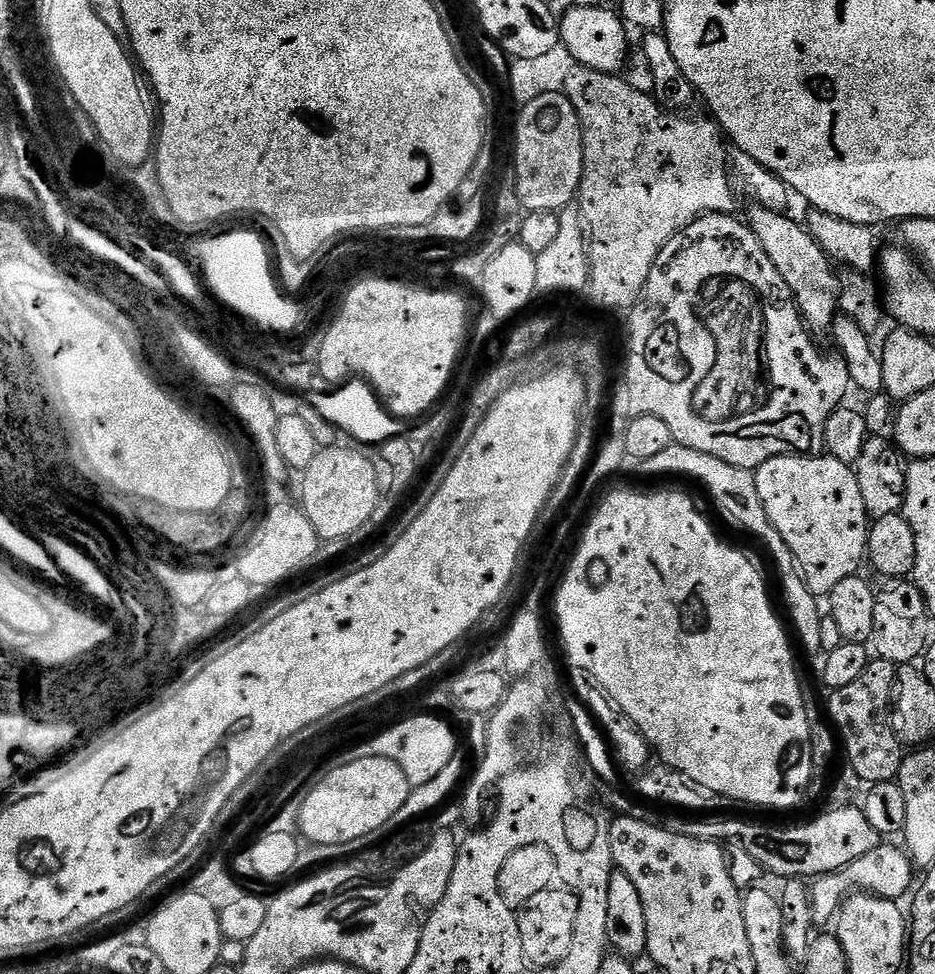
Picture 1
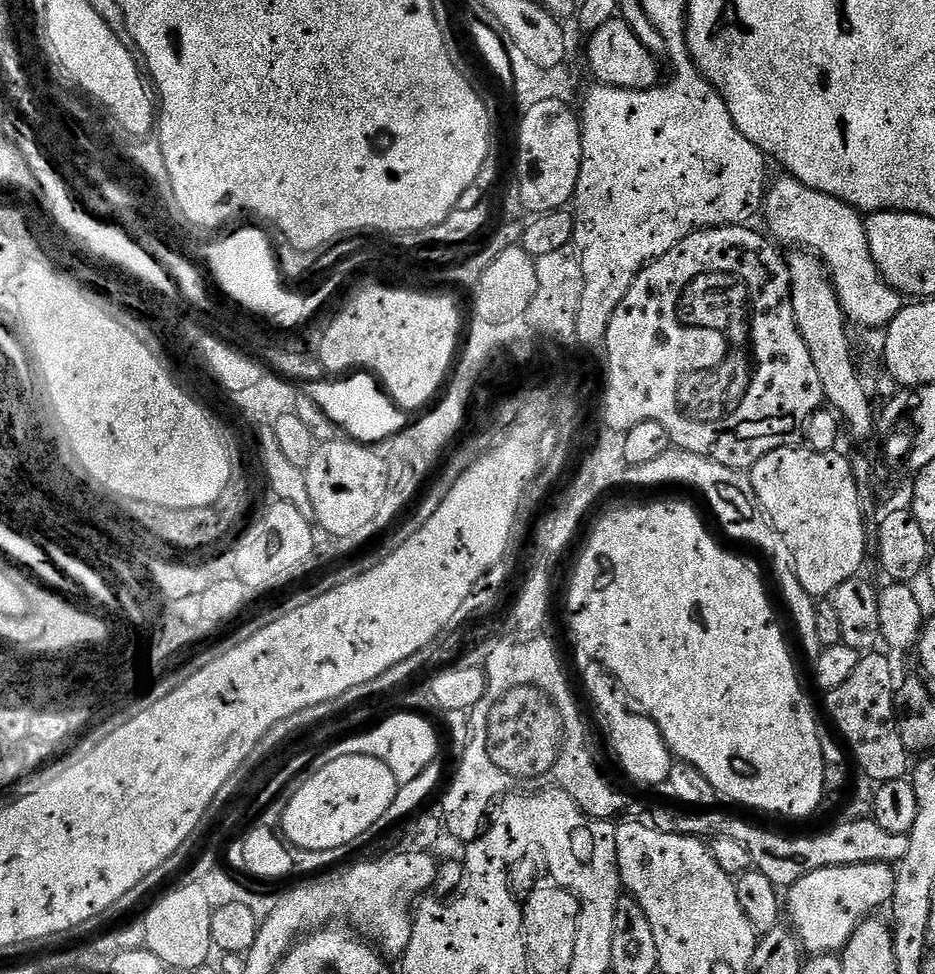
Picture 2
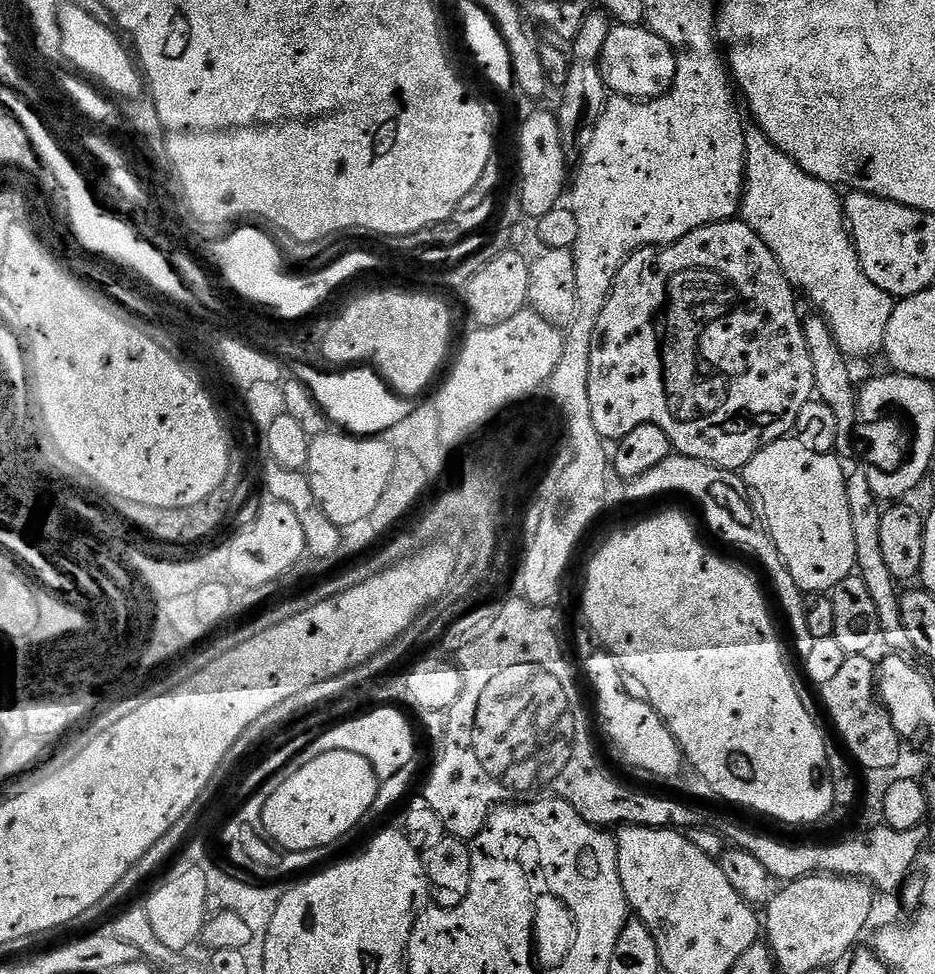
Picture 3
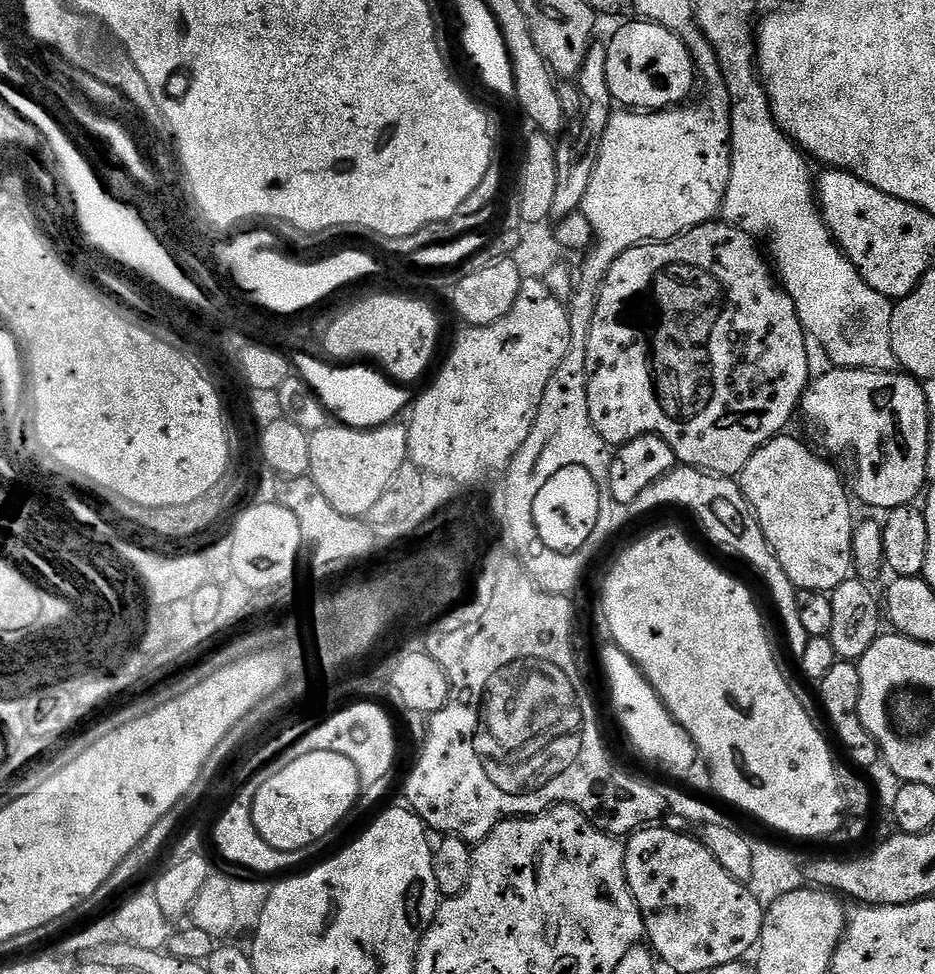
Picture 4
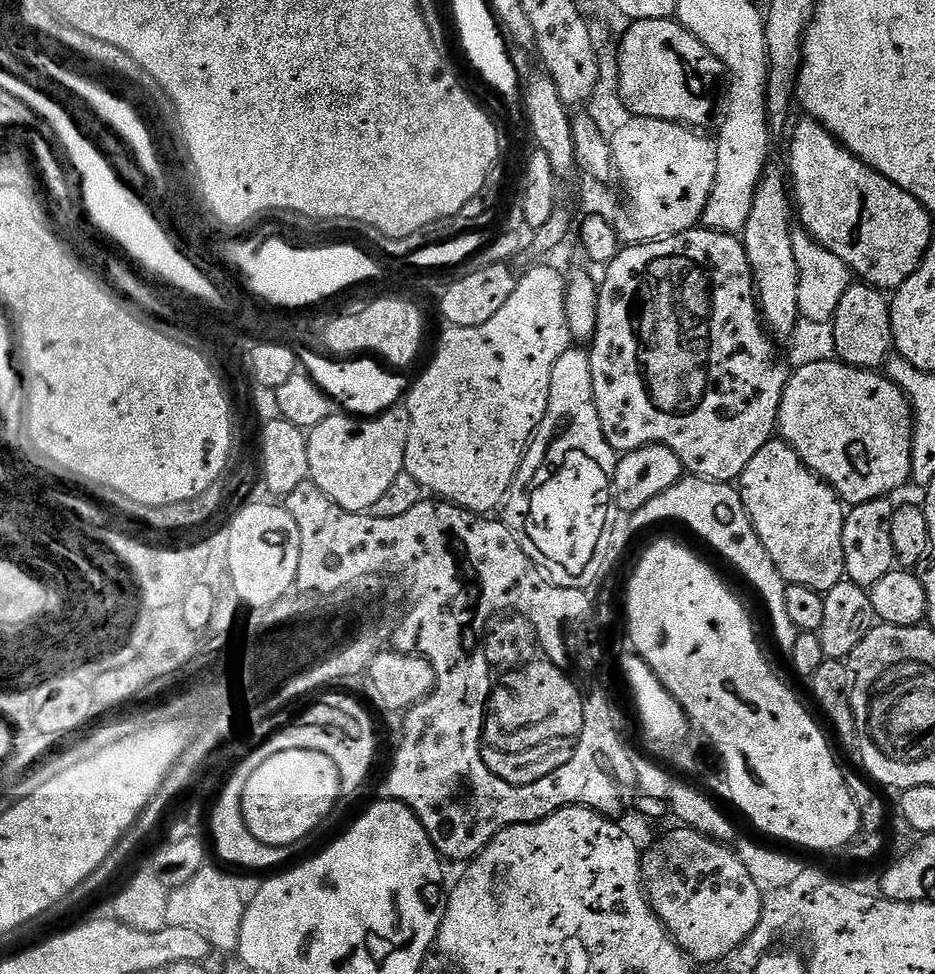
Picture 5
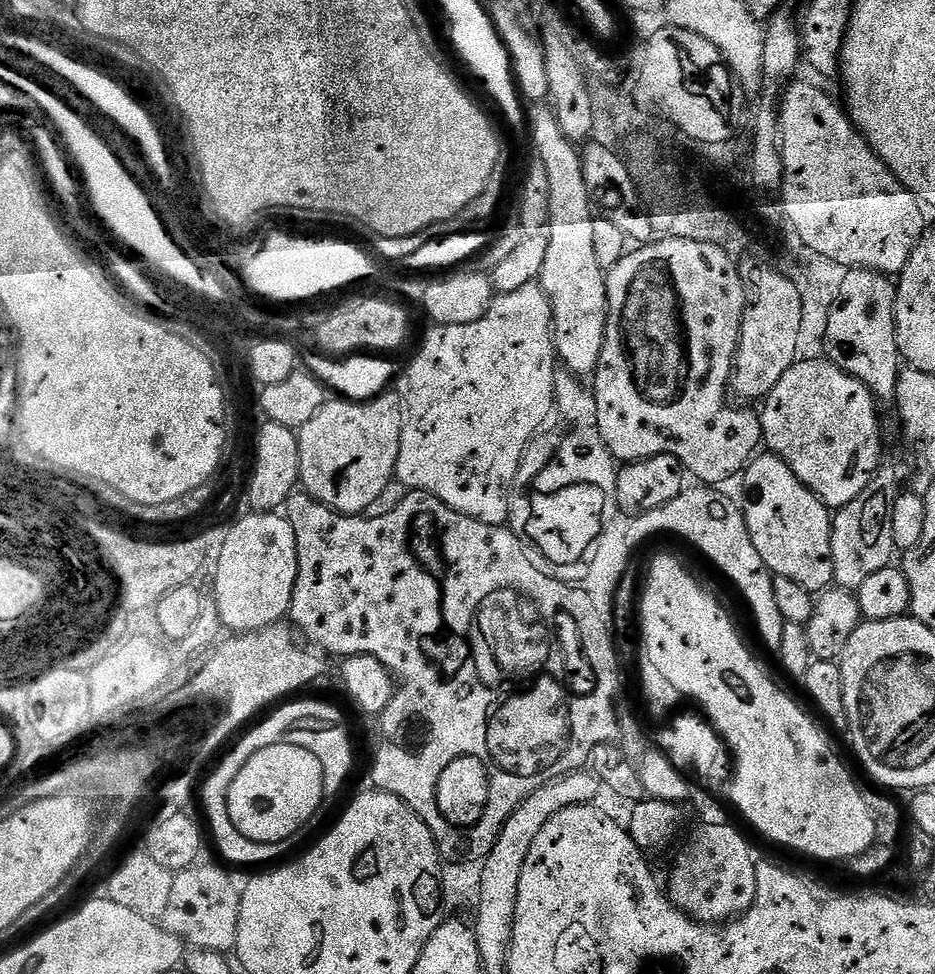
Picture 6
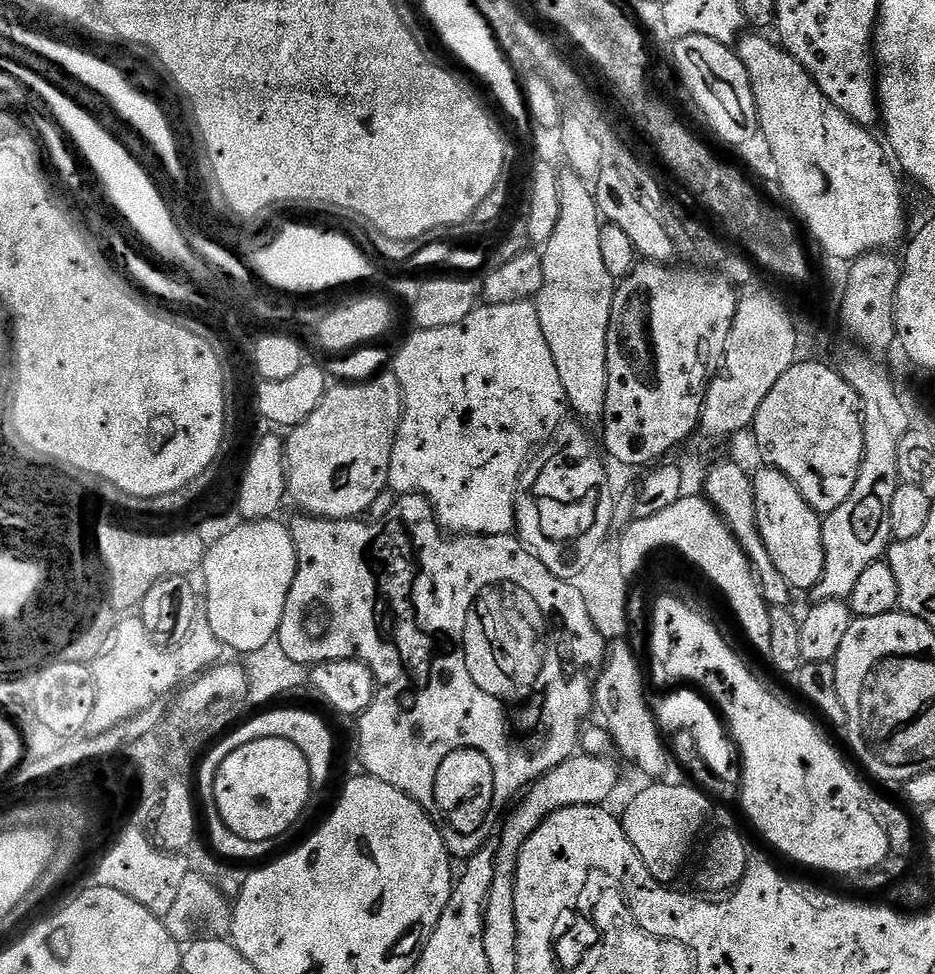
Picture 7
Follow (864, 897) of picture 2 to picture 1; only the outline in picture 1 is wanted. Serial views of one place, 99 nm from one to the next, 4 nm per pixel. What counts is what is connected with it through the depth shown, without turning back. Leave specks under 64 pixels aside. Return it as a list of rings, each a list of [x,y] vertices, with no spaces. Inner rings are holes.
[[[888,842],[881,843],[880,847],[870,850],[870,854],[862,854],[862,858],[850,862],[850,866],[841,868],[839,872],[828,872],[811,881],[813,921],[820,925],[829,919],[829,923],[853,892],[872,892],[887,900],[903,901],[903,896],[907,897],[913,887],[912,872],[914,873],[913,862],[903,847],[891,848]]]

